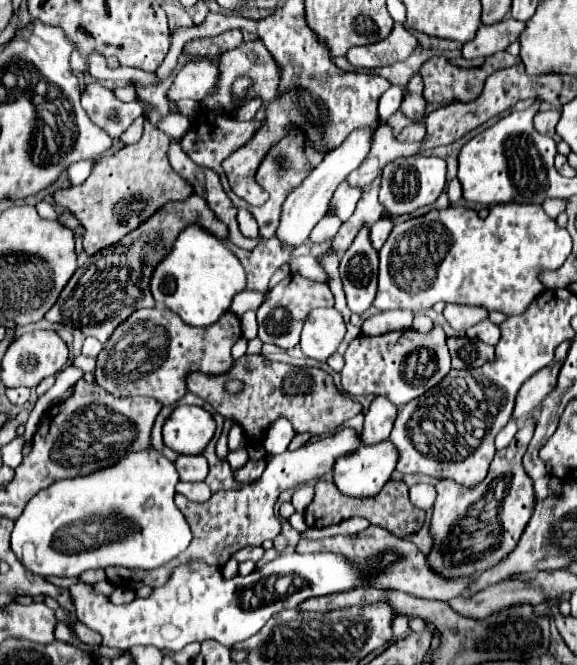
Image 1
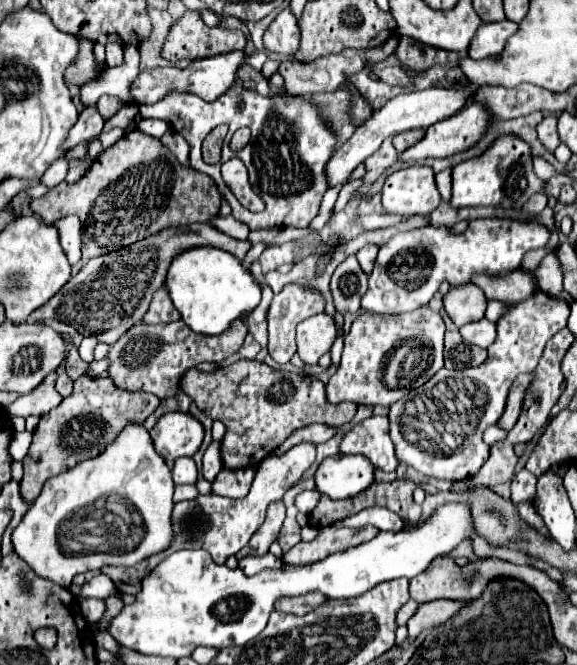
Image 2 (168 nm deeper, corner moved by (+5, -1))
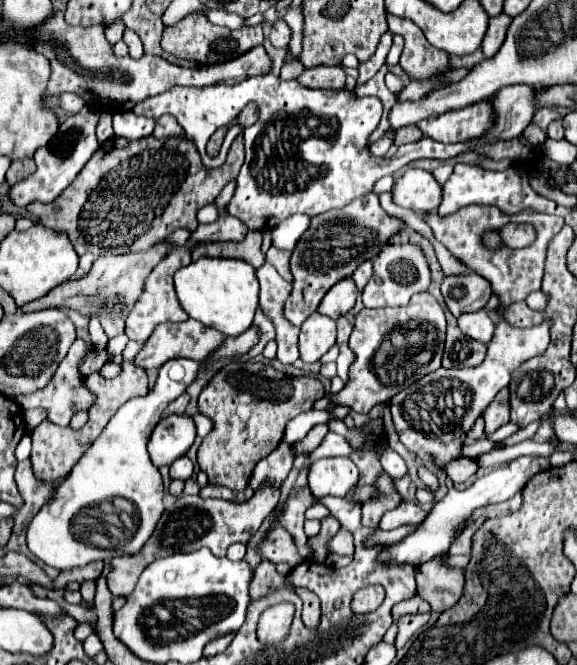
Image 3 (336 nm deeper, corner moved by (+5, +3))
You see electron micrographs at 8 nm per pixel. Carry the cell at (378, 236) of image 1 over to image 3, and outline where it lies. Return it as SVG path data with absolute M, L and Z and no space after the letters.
M364 260L364 262L354 270L354 274L352 274L352 278L354 278L354 282L356 282L356 286L358 286L360 290L366 286L366 282L370 280L370 276L372 276L372 260Z

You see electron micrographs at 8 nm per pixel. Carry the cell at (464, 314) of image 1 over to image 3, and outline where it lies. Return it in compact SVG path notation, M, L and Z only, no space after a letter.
M472 272L468 276L448 276L442 282L442 296L448 310L458 318L464 312L478 312L486 306L492 288L486 278Z

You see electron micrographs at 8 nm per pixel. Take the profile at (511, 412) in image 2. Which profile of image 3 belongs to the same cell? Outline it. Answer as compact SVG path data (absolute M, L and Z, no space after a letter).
M508 388L500 390L500 394L494 398L494 402L488 406L482 418L486 420L486 434L496 432L500 426L510 422L510 390Z

